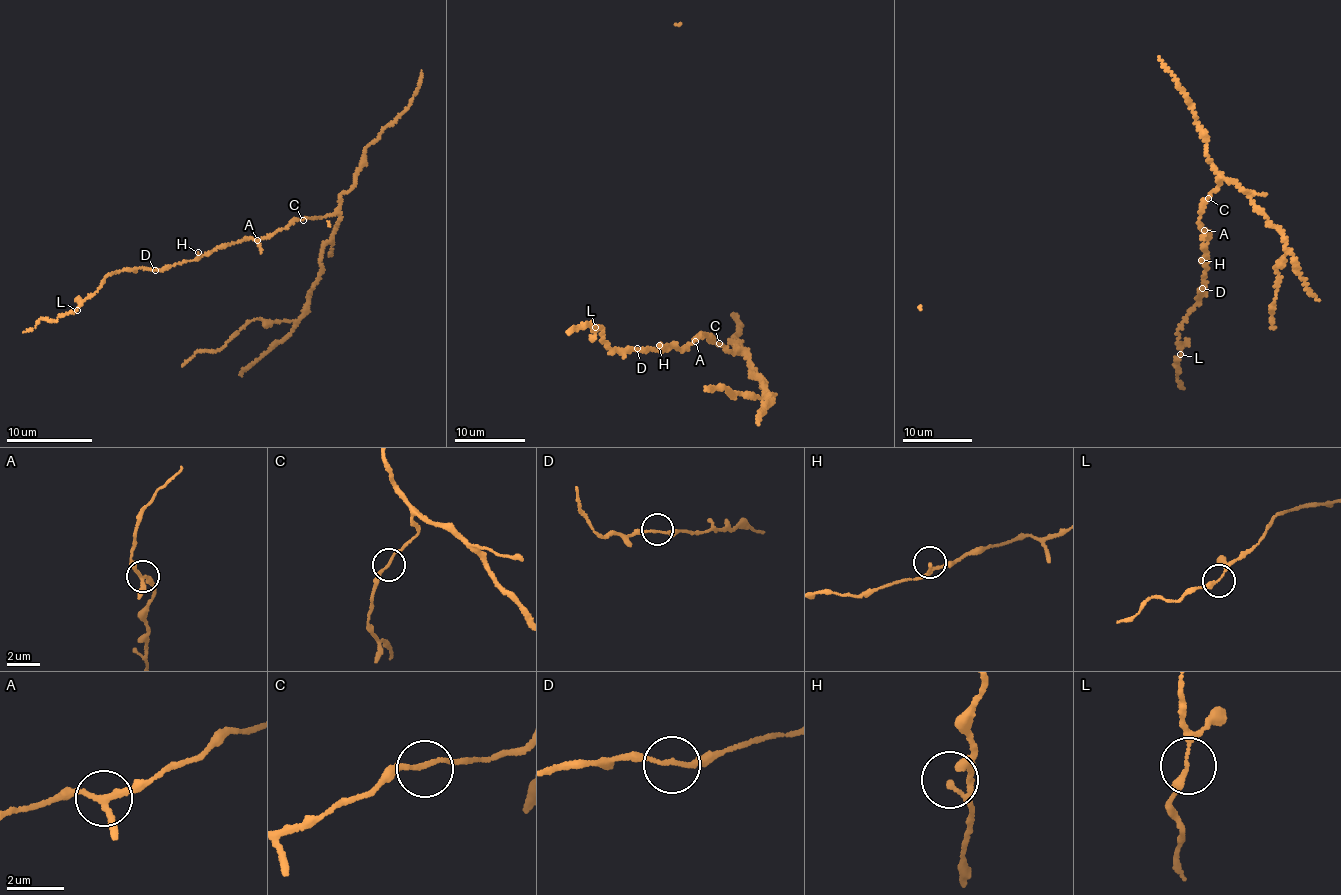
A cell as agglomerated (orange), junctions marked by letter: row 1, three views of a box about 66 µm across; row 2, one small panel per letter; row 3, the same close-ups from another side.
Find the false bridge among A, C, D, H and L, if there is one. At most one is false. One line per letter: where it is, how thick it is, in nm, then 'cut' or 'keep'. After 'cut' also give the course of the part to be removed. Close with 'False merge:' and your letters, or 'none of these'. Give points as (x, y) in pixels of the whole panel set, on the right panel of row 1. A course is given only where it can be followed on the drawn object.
A: place (1204, 230); calibre 190 nm; keep
C: place (1208, 198); calibre 140 nm; keep
D: place (1202, 288); calibre 140 nm; keep
H: place (1201, 260); calibre 140 nm; keep
L: place (1180, 354); calibre 140 nm; keep
False merge: none of these

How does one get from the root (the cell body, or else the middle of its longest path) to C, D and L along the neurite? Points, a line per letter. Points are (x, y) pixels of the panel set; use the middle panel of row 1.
C: (698, 338), (709, 336), (719, 343)
D: (698, 338), (682, 350), (673, 346), (656, 350), (637, 348)
L: (698, 338), (682, 350), (673, 346), (613, 351), (603, 341), (601, 328), (595, 327)

